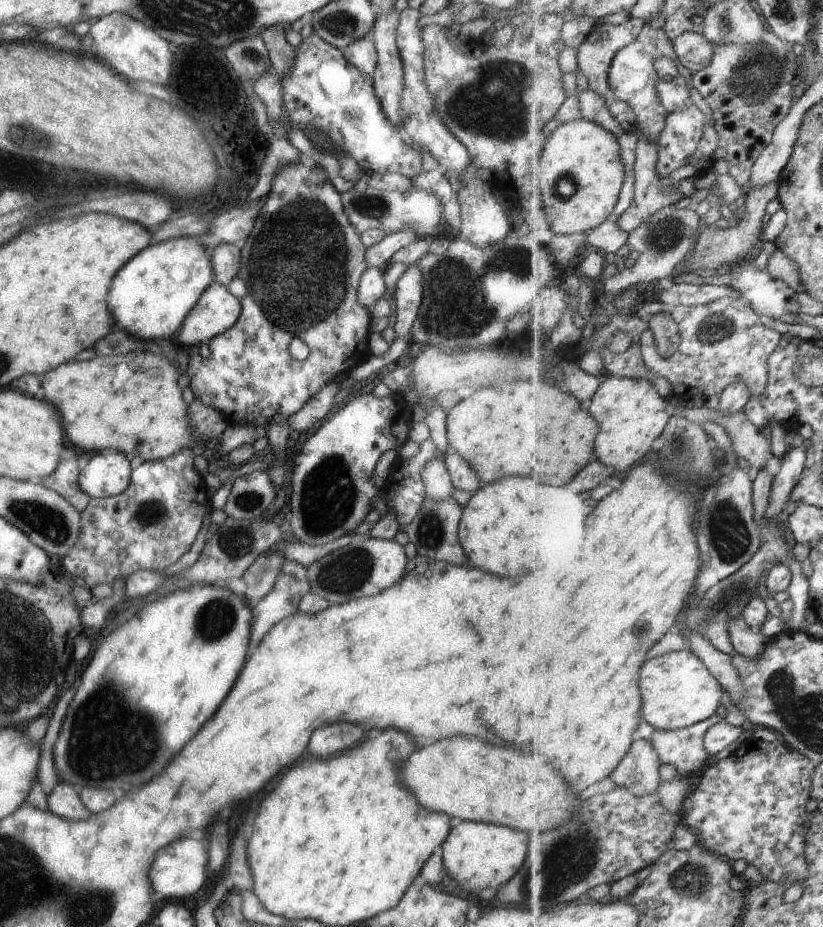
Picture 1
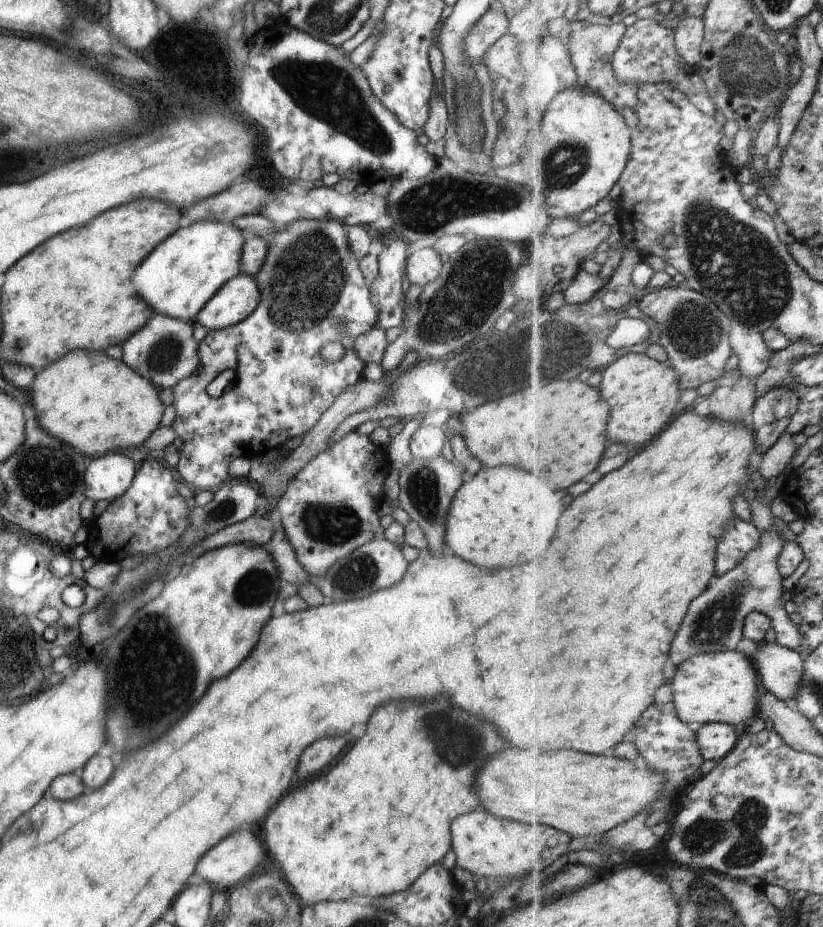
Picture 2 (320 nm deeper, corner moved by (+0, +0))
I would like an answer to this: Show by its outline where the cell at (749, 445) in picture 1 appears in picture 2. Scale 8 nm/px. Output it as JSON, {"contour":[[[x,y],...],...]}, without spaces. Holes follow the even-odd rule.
{"contour":[[[735,369],[726,372],[721,378],[717,379],[717,385],[714,391],[708,397],[710,415],[717,418],[719,422],[741,422],[747,416],[751,416],[756,406],[755,381],[749,378],[743,378]]]}

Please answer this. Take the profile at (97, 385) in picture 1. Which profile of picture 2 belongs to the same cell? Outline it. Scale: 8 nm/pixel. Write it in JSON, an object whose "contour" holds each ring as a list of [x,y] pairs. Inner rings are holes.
{"contour":[[[71,350],[43,370],[36,372],[30,383],[30,405],[35,410],[35,421],[42,430],[59,438],[85,458],[104,453],[138,447],[158,428],[165,406],[159,400],[159,390],[126,366],[122,360],[113,360],[101,350]]]}

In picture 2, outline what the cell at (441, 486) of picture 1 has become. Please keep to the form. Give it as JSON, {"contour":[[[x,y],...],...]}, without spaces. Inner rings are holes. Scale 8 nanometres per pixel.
{"contour":[[[427,426],[418,427],[409,440],[409,451],[413,458],[422,463],[439,456],[442,452],[443,443],[448,439],[449,433],[443,427]]]}

